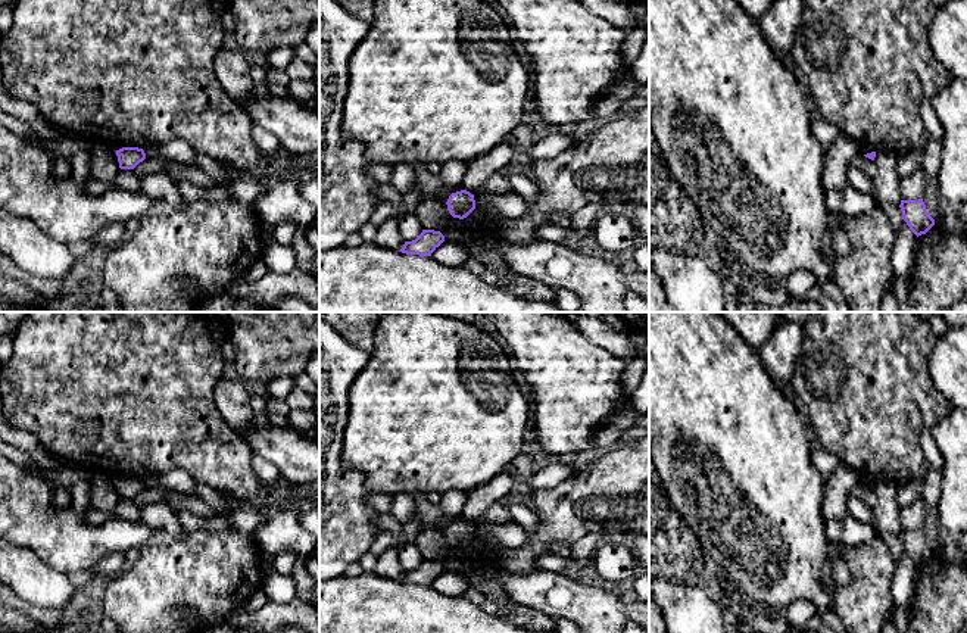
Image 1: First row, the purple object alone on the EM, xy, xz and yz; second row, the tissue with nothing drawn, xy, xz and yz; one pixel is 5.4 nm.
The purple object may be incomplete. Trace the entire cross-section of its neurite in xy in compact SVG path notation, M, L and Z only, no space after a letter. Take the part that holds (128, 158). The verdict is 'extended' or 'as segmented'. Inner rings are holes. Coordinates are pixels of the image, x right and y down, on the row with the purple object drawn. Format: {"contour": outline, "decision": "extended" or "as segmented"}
{"contour": "M122 147L116 150L121 169L134 169L140 162L146 159L146 153L138 147Z", "decision": "as segmented"}

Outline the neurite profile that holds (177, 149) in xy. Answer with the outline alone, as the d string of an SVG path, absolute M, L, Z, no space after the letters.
M181 138L169 140L160 146L157 144L147 146L143 150L146 156L156 156L156 158L168 159L168 160L177 160L184 165L191 165L194 160L193 147Z

